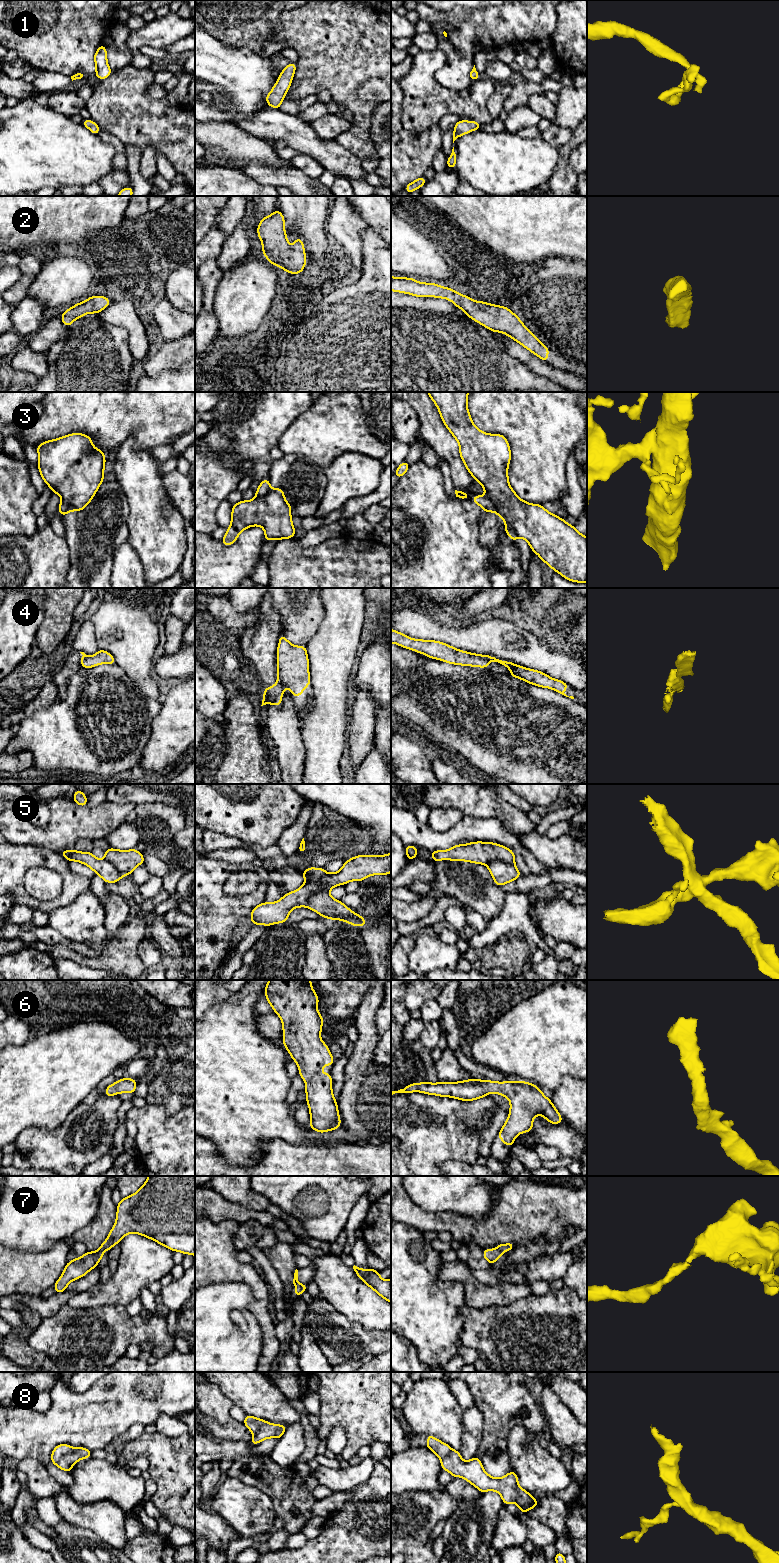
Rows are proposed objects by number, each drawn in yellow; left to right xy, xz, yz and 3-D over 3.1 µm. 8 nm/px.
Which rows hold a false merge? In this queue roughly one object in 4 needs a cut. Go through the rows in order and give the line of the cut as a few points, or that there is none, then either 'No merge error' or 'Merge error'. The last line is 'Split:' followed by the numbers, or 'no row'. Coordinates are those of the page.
1: No split. No merge error
2: No split. No merge error
3: No split. No merge error
4: Split along xz (278, 679), (283, 687). Merge error
5: Split along xz (328, 891), (315, 891), (310, 896), (306, 906). Merge error
6: No split. No merge error
7: No split. No merge error
8: No split. No merge error
Split: 4, 5

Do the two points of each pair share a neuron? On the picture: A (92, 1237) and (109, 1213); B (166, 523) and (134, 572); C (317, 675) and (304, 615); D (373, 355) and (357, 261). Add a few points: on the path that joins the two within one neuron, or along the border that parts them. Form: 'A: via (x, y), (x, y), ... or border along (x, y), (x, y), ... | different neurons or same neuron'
A: via (100, 1237), (106, 1232), (109, 1221) | same neuron
B: border along (128, 542), (141, 562), (145, 577) | different neurons
C: border along (322, 619), (306, 647) | different neurons
D: border along (362, 246), (362, 267), (360, 269) | different neurons

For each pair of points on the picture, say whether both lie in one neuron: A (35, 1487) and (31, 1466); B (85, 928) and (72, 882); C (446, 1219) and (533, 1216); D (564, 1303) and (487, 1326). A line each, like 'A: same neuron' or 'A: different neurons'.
A: same neuron
B: different neurons
C: same neuron
D: same neuron

